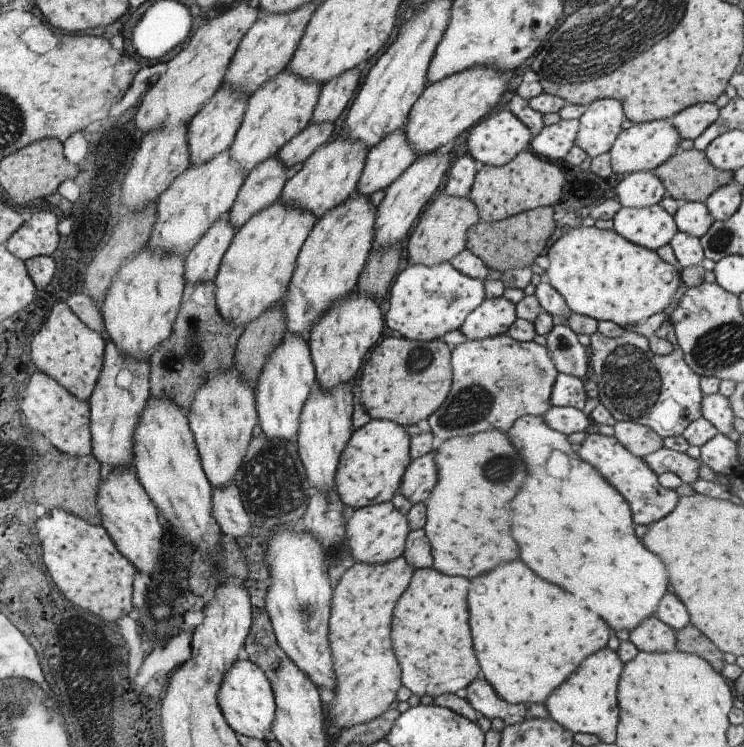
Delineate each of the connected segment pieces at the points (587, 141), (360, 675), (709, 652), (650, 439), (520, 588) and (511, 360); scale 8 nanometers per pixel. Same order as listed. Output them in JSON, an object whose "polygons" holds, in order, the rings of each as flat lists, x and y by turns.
{"polygons":[[[595,100,587,105,586,112,579,118,580,126,575,145,592,158,609,152,622,131,620,126,624,119,623,108,618,100]],[[403,556,395,558,392,562,386,562,386,564,368,564,368,563,354,563,344,574,342,578,336,583,335,598,332,601,332,612,330,622,330,639,331,639,331,651,332,651,332,662,335,665,335,677,336,677,336,688,334,688,334,699,328,705,328,718,332,727,336,727,339,730,343,728,352,728,353,726,370,722,375,718,378,718,381,714,386,713,386,708,394,702,396,698,396,692,398,688,402,686,400,684,400,664,396,660,396,654,394,654,394,648,392,648,392,614,394,608,396,608,396,602,398,598,402,596,402,592,408,588,411,584,411,578,414,574,415,567,411,565]],[[692,623,676,632,676,648,686,654,698,654,712,665,716,672,722,672,726,662,724,653]],[[618,421,614,430,618,442,641,459,663,447,663,438,655,430,639,422]],[[522,560,502,564,492,572,474,578,466,598,474,652,478,656,482,676,491,683,500,698,512,704,525,704,530,708,531,704,546,702,552,690,570,678,584,658,606,646,606,630,610,630,610,626,603,619,598,619,594,632,576,625,571,614,577,613,582,598,542,580]],[[507,334,480,340,468,339,452,351,452,366,455,367,455,381,452,382,451,393,444,404,427,418,431,432,440,440,489,430,508,432,520,417,542,417,551,407,550,399,558,372,547,348,535,341,522,342]]]}

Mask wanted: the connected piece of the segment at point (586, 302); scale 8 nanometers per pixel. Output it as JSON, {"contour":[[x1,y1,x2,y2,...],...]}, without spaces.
{"contour":[[570,228,554,242,547,256,550,265,543,278,564,297,572,312,598,321,612,320,622,327,664,312,682,284,678,266,662,260,656,251,626,240,614,229]]}

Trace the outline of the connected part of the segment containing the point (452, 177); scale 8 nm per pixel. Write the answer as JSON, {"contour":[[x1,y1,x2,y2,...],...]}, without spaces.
{"contour":[[470,154,458,157,452,168,448,169,448,180,443,192,458,198,468,197,478,172,476,160]]}

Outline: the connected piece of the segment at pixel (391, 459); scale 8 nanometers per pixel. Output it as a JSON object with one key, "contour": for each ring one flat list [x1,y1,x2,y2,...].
{"contour":[[370,419,368,424,355,430,354,436,343,450,335,476,335,490,343,504,362,509,371,504,391,501,402,484,404,470,410,464,410,436,399,423]]}

